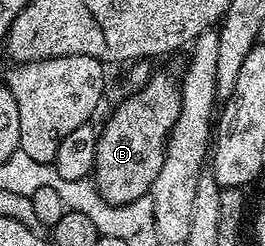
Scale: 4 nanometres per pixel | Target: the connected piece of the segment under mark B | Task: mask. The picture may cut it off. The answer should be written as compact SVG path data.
M150 73L147 84L132 93L114 108L97 135L91 181L99 196L111 205L131 204L152 191L155 176L163 168L169 133L181 111L181 83L176 73Z

